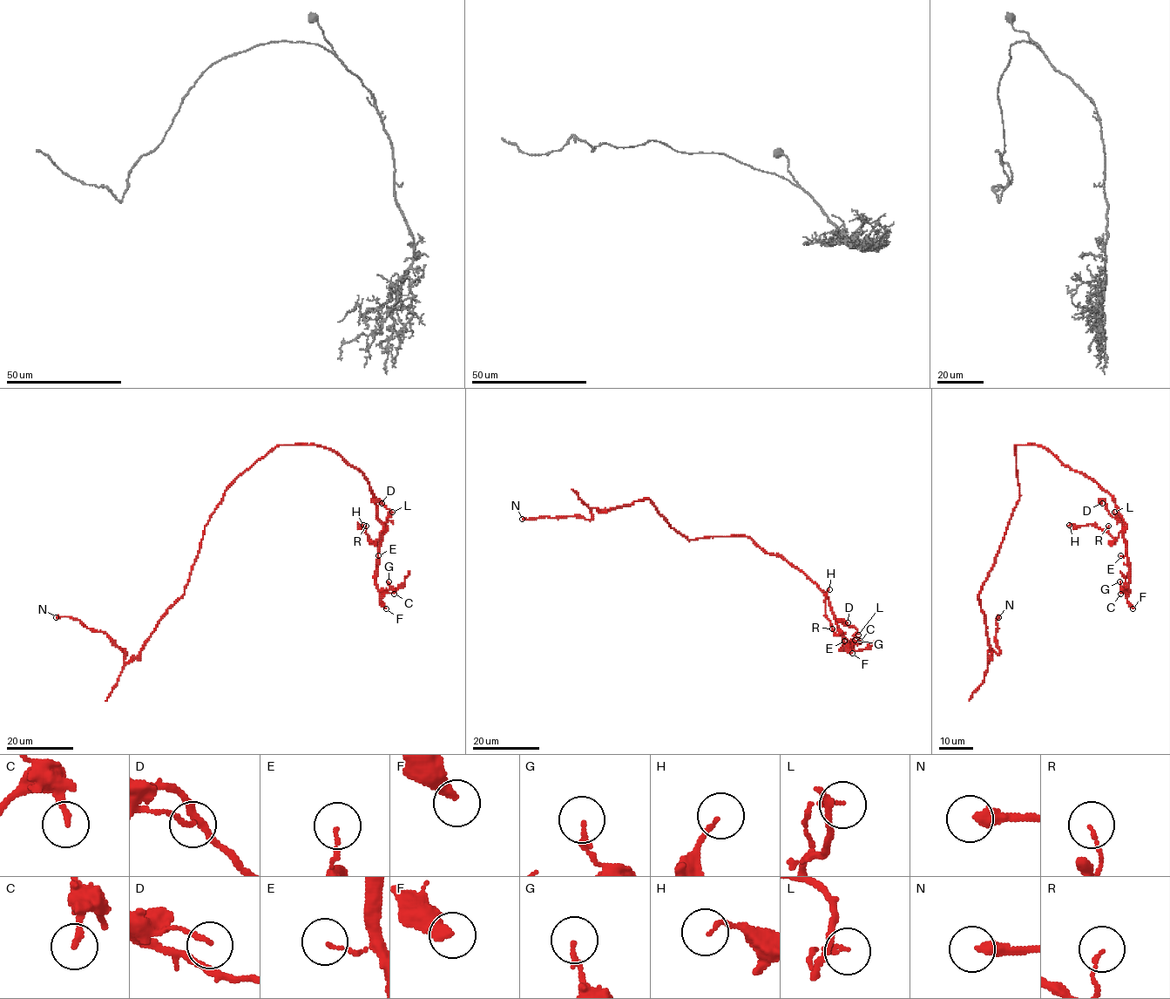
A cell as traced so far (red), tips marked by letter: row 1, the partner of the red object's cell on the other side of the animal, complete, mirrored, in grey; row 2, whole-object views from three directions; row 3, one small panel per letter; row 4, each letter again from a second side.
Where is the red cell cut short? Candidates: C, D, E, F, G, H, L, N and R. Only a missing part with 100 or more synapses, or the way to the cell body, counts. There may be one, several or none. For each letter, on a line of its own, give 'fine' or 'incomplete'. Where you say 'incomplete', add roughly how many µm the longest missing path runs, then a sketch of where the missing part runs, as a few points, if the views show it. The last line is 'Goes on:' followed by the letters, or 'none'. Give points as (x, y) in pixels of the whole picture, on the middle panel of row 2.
C: fine
D: fine
E: fine
F: incomplete; about 50 µm are missing; missing branch runs (852, 653), (852, 658), (847, 650), (833, 658), (830, 648), (821, 643), (834, 621)
G: fine
H: fine
L: fine
N: fine
R: fine
Goes on: F

